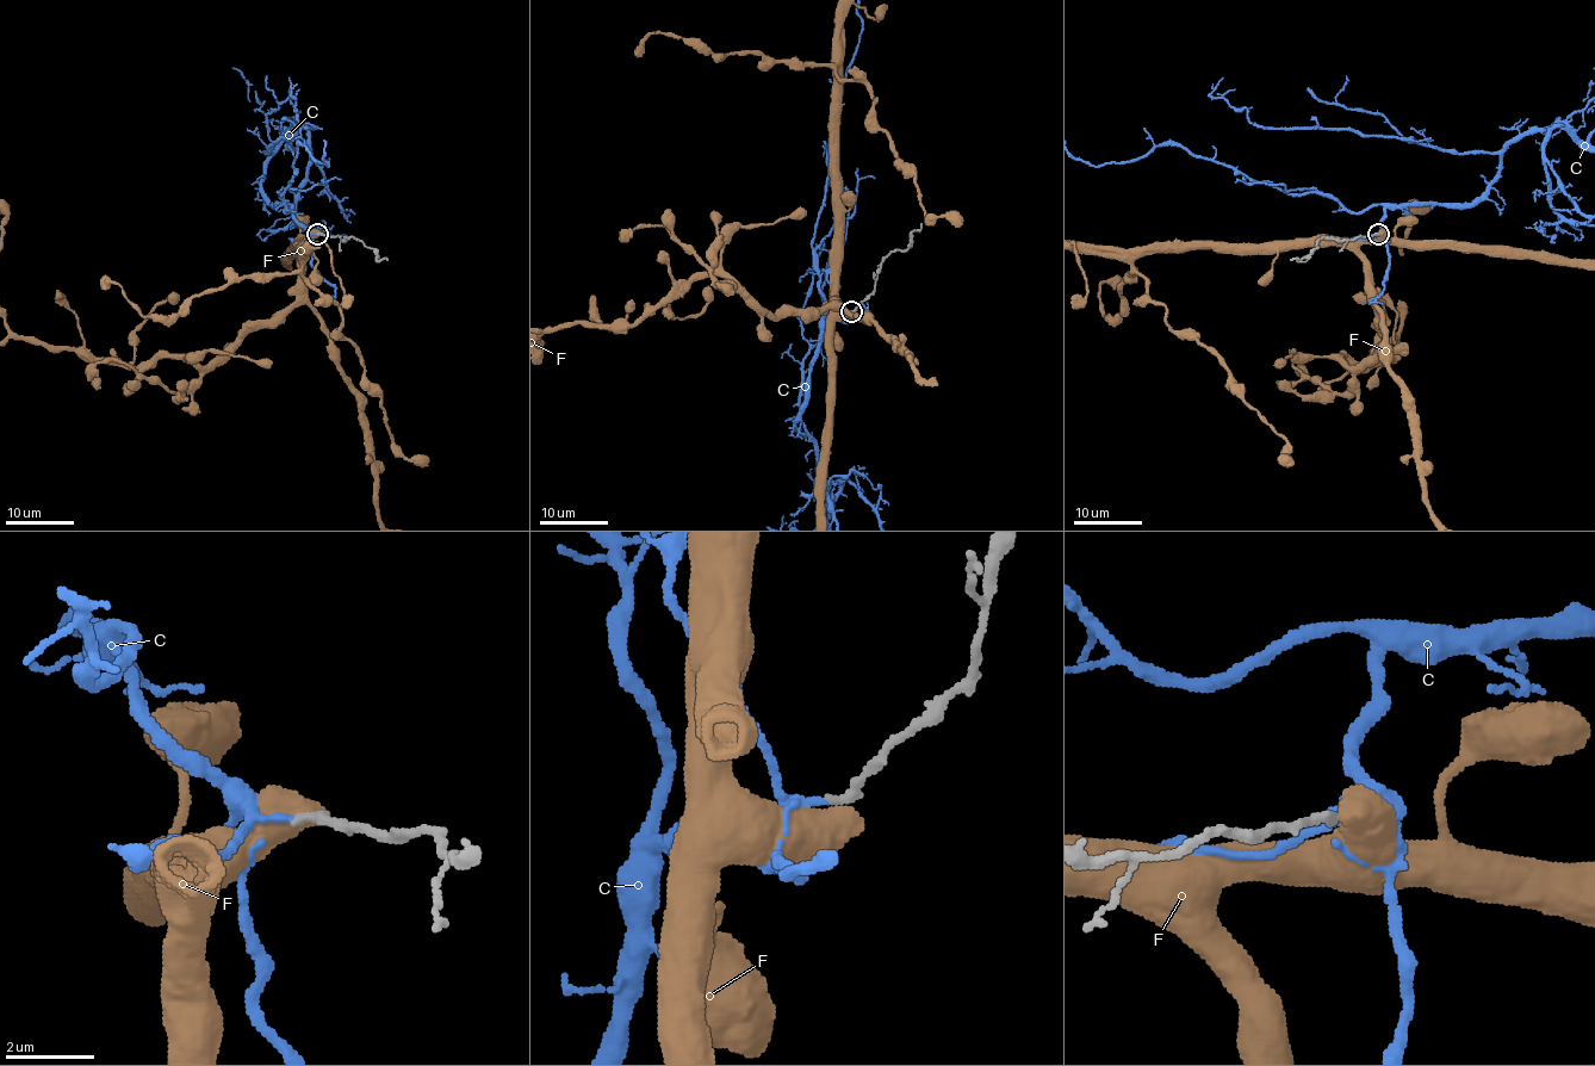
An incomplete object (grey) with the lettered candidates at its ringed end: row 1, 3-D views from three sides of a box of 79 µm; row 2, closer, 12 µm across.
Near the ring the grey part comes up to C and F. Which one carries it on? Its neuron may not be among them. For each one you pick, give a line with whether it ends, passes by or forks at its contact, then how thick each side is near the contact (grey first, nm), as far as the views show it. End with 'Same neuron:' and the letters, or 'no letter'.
C: it passes by; 240 nm thick on the grey side, 130 nm on the other
Same neuron: C

